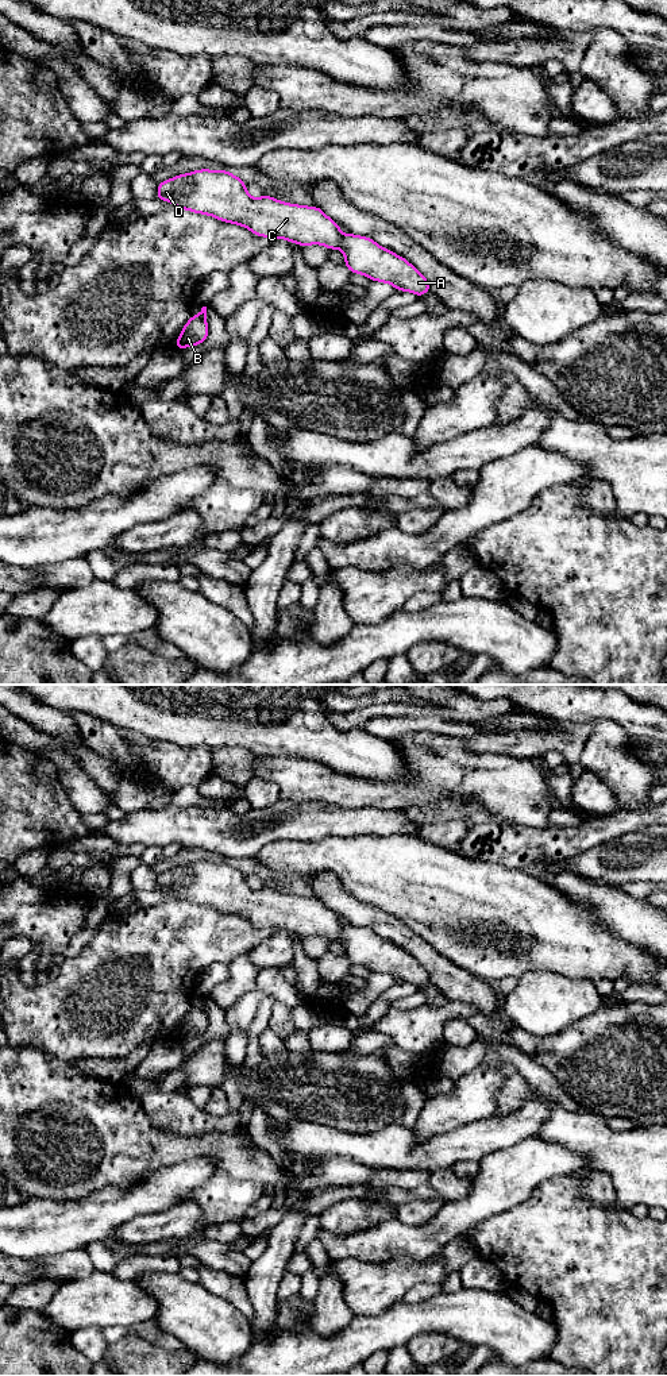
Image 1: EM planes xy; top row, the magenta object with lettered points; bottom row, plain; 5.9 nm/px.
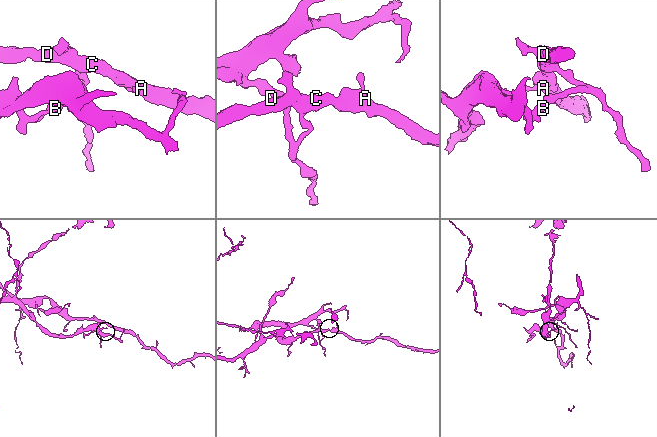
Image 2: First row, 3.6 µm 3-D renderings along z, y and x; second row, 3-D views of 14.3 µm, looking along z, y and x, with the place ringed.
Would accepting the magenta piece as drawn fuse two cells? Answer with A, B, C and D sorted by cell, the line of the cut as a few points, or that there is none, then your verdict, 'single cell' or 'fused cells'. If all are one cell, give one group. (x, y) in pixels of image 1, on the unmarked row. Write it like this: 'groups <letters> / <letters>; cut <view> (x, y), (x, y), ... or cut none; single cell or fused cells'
groups A C D / B; cut xy (197, 1006), (204, 1012); fused cells

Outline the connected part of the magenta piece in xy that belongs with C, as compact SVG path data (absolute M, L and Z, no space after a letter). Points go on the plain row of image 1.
M201 860L158 874L157 890L169 893L178 901L213 907L220 913L246 918L258 928L286 930L302 938L323 936L328 941L339 940L343 943L344 955L351 964L366 967L373 972L390 975L397 982L412 983L417 988L431 982L427 970L406 951L381 938L370 929L350 924L347 926L342 925L340 917L329 910L320 899L288 895L266 886L252 890L247 884L244 874L224 860Z

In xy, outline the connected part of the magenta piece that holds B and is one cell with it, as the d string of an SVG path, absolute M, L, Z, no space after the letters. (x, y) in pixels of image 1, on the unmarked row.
M192 1007L182 1020L176 1033L176 1040L181 1041L184 1038L201 1036L207 1030L208 1025L209 1022L207 1013L198 1007Z

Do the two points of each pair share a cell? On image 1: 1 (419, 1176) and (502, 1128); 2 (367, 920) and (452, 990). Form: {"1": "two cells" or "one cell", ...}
{"1": "two cells", "2": "one cell"}

